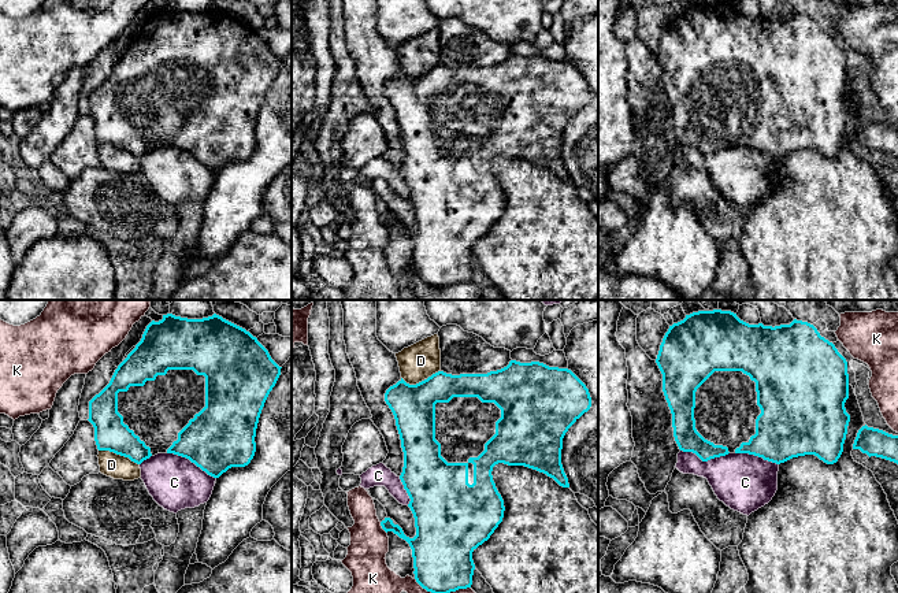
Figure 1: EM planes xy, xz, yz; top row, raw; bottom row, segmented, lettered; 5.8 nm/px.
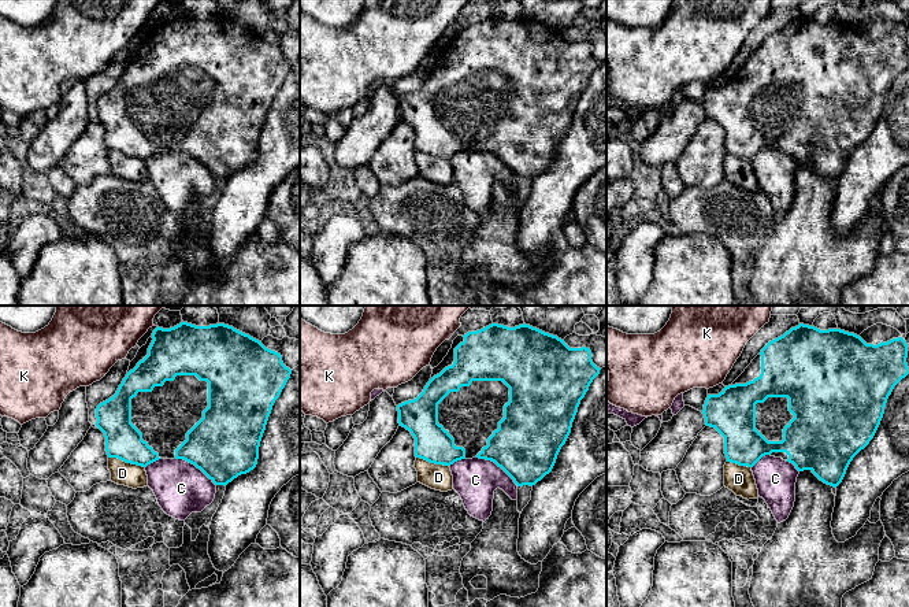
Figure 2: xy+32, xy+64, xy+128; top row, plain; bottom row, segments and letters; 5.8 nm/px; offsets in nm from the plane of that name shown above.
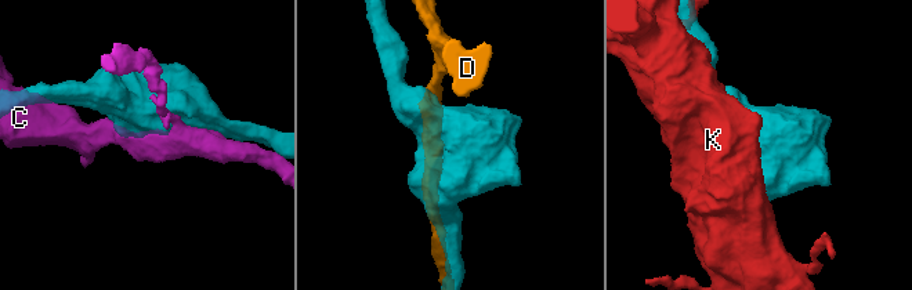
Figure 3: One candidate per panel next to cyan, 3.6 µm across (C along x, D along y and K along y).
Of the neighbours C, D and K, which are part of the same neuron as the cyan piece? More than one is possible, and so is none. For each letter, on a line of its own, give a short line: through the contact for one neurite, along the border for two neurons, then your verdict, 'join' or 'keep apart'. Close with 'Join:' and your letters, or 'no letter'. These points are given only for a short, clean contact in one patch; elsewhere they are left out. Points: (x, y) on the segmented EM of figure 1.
C: keep apart
D: keep apart
K: keep apart
Join: no letter

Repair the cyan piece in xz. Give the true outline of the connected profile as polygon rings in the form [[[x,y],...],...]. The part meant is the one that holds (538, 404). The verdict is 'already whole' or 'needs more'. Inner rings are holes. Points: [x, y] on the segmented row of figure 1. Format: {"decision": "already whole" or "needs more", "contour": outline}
{"decision": "needs more", "contour": [[[516,360],[487,374],[452,375],[438,371],[416,385],[401,378],[386,390],[385,401],[394,415],[401,440],[404,467],[400,479],[411,499],[408,507],[415,518],[416,535],[407,537],[390,518],[385,518],[381,526],[409,544],[415,579],[431,593],[471,588],[475,570],[472,552],[490,538],[504,518],[504,500],[491,475],[496,464],[524,466],[546,474],[563,488],[569,488],[561,464],[563,438],[591,407],[589,389],[571,370]]]}

